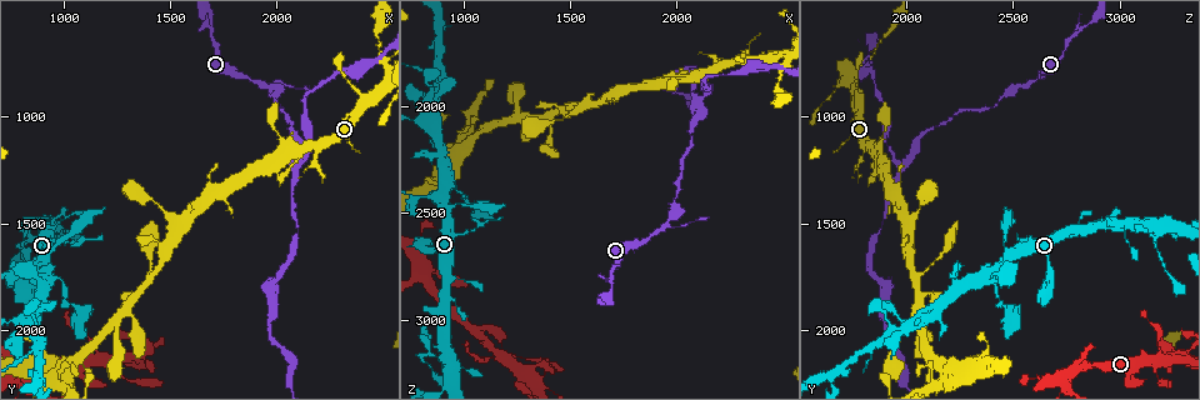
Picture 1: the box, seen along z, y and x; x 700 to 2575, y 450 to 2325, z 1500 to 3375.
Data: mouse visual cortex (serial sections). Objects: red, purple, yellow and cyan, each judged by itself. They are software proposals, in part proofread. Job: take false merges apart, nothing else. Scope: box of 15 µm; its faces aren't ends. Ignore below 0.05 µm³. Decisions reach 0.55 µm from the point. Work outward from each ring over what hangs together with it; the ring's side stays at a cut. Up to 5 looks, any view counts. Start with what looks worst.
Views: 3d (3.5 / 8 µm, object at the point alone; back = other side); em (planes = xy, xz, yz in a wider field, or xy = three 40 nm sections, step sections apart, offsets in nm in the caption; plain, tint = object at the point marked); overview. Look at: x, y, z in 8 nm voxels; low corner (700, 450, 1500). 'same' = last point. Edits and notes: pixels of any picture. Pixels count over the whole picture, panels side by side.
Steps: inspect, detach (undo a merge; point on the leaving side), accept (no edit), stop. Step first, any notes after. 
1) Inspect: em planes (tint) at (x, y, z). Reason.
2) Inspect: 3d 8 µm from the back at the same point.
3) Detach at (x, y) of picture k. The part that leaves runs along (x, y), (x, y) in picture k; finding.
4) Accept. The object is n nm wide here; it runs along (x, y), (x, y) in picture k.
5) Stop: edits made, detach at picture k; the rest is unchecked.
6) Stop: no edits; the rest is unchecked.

Inspect: 3d 3.5 µm at (1950, 860, 2530). Calibre changes.

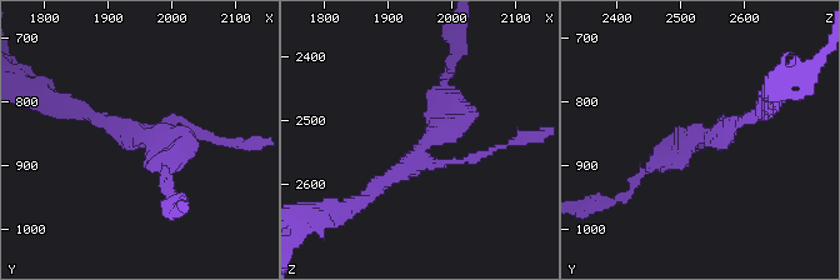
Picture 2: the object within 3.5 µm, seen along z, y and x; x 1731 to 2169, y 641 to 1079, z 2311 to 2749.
Inspect: em xy step 3 (tint) at (1965, 855, 2525). Shape alone is not enough.

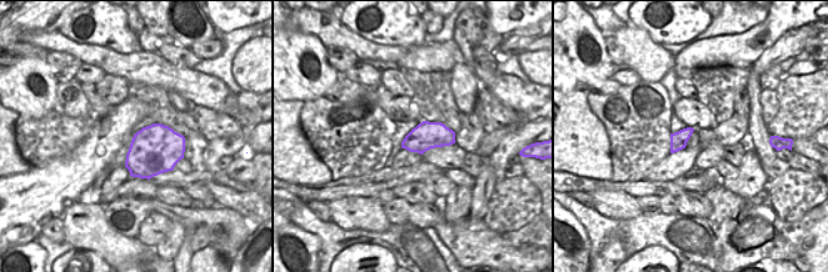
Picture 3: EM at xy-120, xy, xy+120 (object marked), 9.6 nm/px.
Accept. It runs along (374, 193), (448, 121), (443, 78) in picture 2; all the same cell.

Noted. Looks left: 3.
Inspect: 3d 3.5 µm at (2080, 1200, 2000). Thick turns thin.

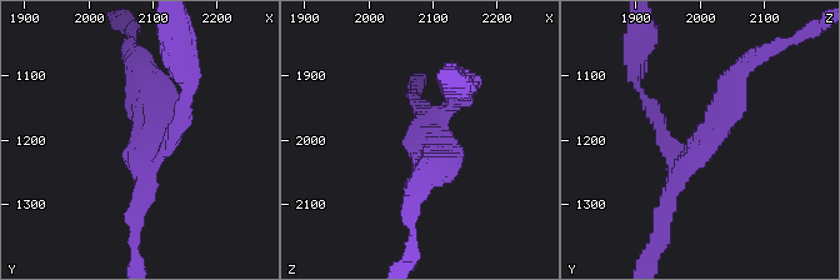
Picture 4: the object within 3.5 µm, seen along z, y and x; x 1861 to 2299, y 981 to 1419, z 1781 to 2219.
Inspect: em planes (tint) at (2090, 1210, 1995). 3 arms meet here; the arms are 200, 250, 400 nm wide; need the tissue.

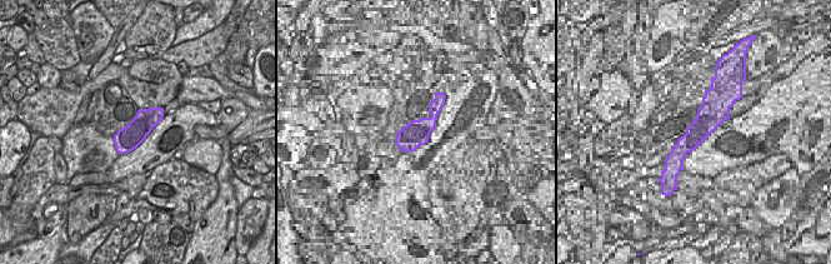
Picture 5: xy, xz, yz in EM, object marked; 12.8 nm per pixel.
Accept. It runs along (736, 76), (660, 218) in picture 4; one cell here.

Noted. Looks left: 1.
Stop: no edits; the rest is unchecked.

